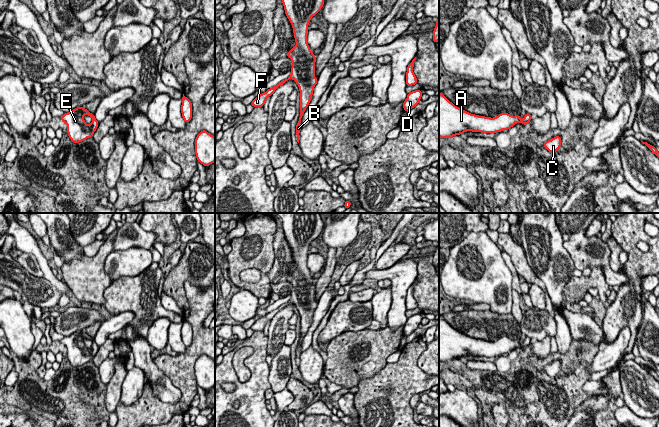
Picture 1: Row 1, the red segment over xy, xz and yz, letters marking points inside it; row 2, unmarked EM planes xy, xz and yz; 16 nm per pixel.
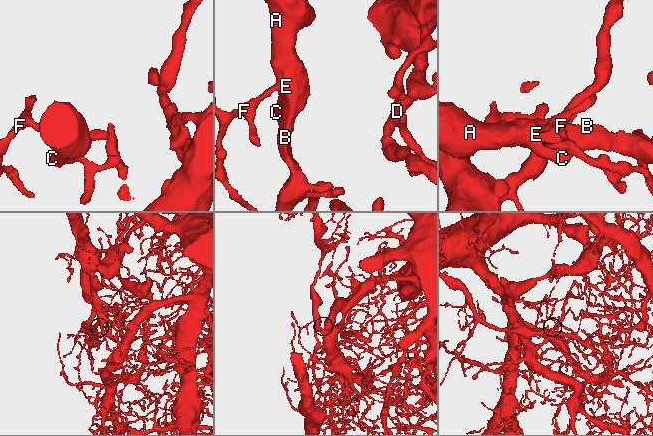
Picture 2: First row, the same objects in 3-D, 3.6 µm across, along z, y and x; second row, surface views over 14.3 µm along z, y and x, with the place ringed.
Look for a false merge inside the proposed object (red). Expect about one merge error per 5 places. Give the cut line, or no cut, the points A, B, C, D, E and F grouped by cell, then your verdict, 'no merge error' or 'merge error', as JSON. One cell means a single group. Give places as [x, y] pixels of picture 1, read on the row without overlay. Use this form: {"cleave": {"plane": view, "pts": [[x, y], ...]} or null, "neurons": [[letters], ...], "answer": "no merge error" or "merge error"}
{"cleave": null, "neurons": [["A", "B", "C", "D", "E", "F"]], "answer": "no merge error"}

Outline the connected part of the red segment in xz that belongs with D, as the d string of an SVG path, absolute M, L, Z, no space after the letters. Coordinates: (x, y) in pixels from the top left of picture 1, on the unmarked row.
M420 313L408 317L407 322L403 327L404 335L409 336L414 332L419 327L422 319L423 318Z

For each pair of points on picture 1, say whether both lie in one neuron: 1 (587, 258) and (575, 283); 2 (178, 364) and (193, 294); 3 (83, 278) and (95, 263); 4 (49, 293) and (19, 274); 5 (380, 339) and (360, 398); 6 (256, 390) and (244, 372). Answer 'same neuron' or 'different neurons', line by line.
1: different neurons
2: same neuron
3: same neuron
4: same neuron
5: different neurons
6: different neurons

